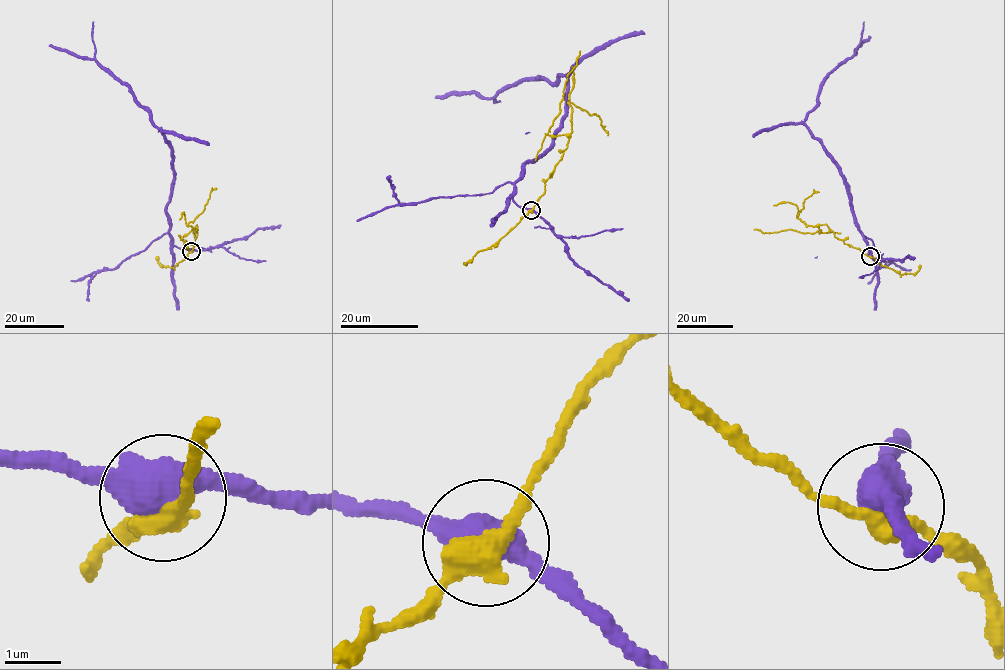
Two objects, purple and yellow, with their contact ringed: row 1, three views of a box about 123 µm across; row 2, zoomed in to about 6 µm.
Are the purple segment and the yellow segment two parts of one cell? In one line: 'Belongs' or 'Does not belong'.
Does not belong

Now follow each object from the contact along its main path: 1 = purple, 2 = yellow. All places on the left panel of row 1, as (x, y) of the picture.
1: (191, 251), (172, 244), (169, 233), (167, 203), (173, 165), (162, 131), (127, 86), (94, 59), (49, 46)
2: (191, 251), (197, 236), (197, 225), (181, 238), (186, 241), (184, 247), (187, 248)

